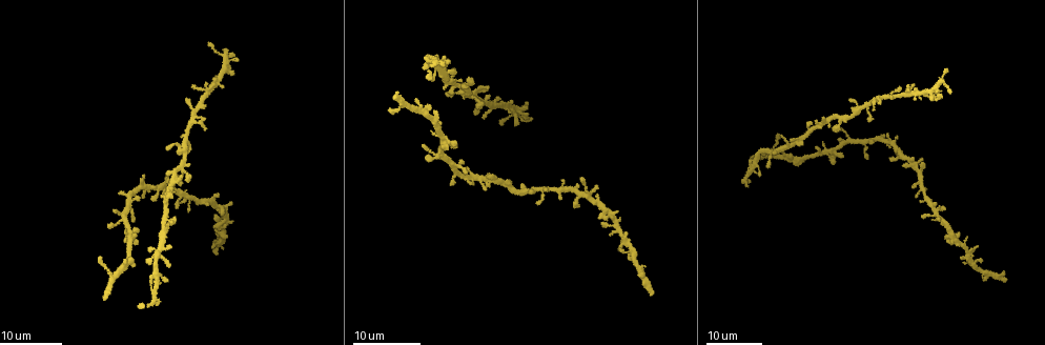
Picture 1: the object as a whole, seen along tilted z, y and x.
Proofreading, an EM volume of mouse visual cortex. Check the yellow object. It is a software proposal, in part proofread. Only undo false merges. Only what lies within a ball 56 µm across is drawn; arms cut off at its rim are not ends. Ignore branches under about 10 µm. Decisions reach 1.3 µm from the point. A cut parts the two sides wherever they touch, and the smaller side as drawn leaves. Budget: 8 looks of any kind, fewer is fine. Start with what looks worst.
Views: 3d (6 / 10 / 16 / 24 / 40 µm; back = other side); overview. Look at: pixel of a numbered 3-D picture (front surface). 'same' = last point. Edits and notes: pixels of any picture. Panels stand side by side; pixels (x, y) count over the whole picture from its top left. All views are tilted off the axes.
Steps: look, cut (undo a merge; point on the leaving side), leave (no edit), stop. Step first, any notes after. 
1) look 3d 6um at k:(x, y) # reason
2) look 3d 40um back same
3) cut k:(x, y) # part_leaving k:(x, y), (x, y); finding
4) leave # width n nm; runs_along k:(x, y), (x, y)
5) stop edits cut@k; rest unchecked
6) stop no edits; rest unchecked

look 3d 16um at 1:(162, 251)

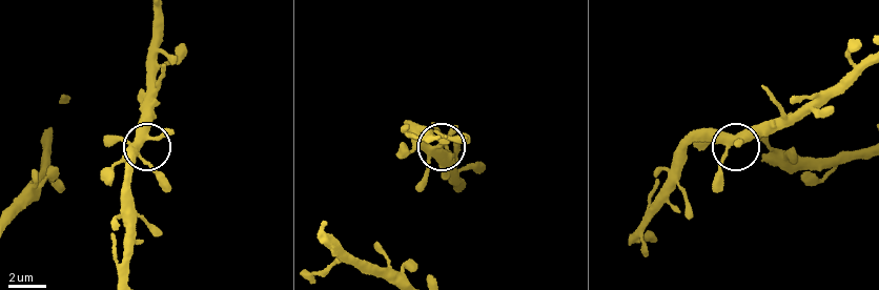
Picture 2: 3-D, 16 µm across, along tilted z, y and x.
look 3d 10um at 2:(138, 139) # closer look

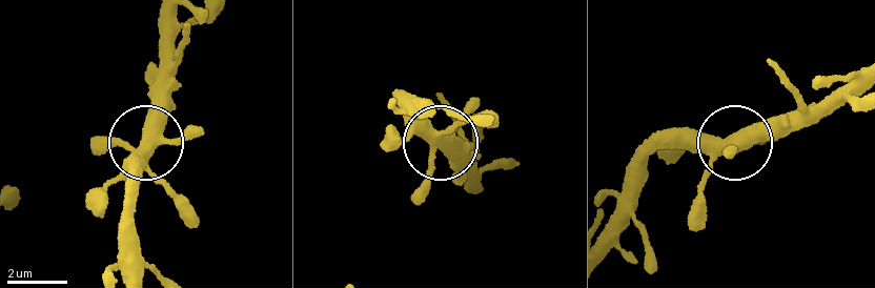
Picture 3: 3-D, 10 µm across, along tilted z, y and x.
leave # side_arm 14 um; all the same neuron

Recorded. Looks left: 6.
look 3d 16um at 1:(820, 126) # calibre changes

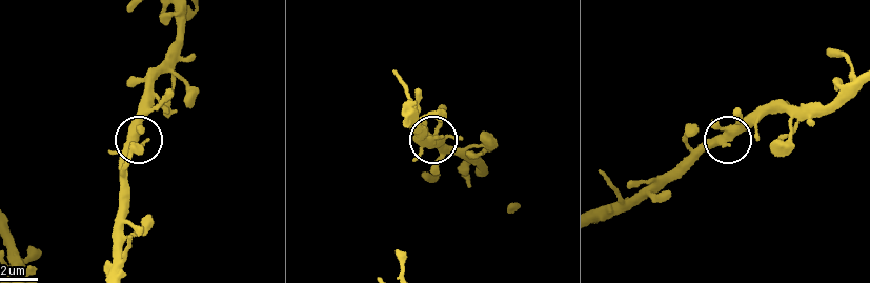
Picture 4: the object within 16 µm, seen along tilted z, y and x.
look 3d 6um at 4:(429, 141)

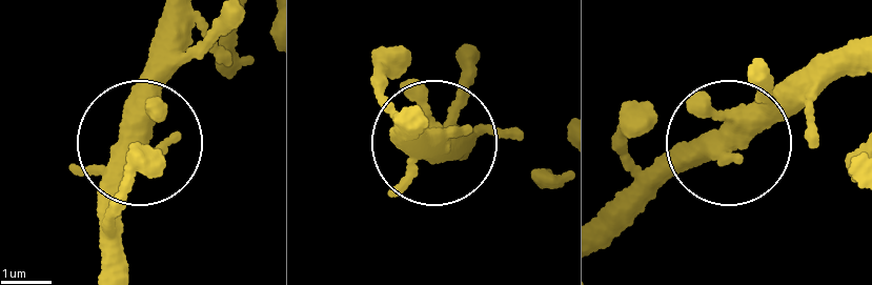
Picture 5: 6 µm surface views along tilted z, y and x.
leave # arms 4; all the same neuron

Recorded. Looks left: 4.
look 3d 16um at 1:(129, 244)

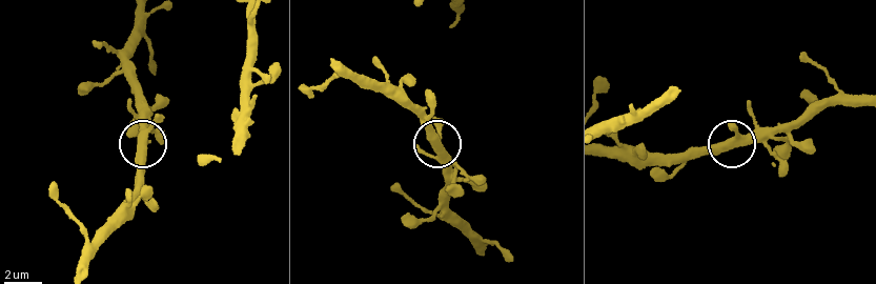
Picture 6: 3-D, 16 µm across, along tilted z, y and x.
look 3d 10um at 6:(141, 147) # closer look

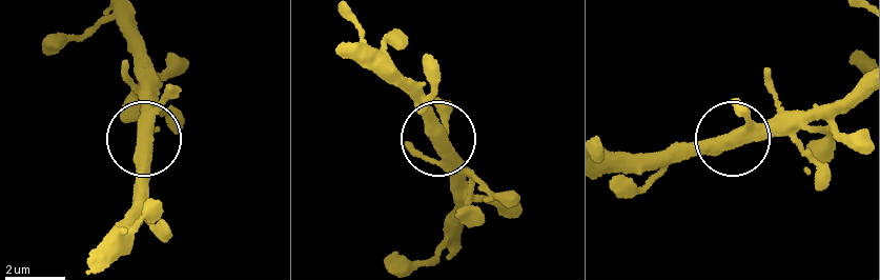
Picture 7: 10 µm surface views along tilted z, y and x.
look 3d 6um at 7:(144, 139) # zoom in

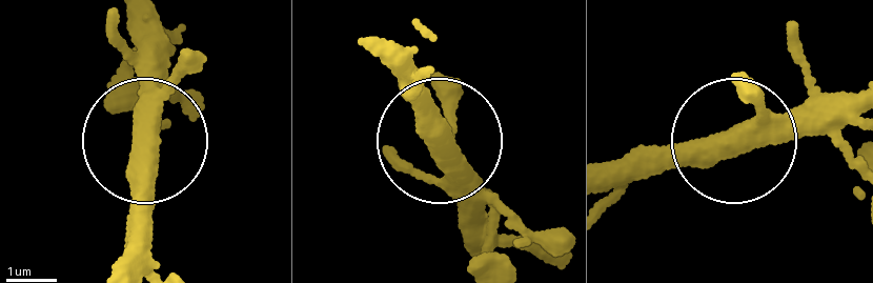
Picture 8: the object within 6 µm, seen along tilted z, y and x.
leave # width 450 nm; runs_along 8:(730, 136), (606, 162); all the same neuron

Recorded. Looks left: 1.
stop no edits; rest unchecked

